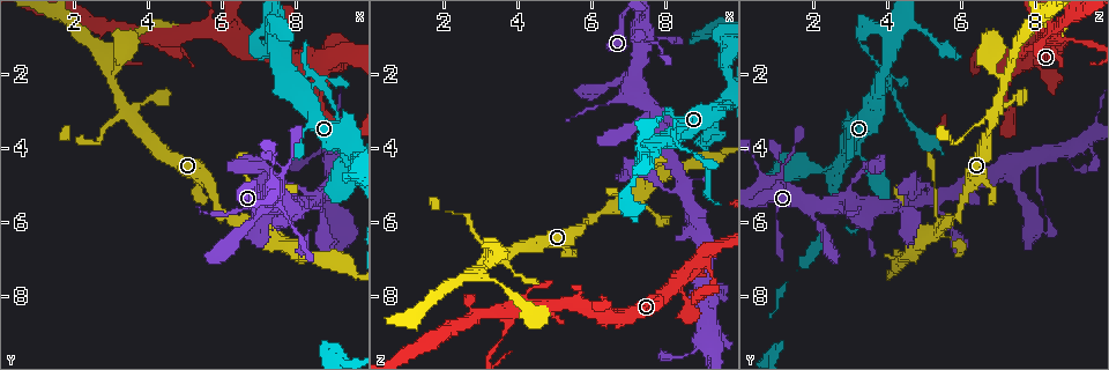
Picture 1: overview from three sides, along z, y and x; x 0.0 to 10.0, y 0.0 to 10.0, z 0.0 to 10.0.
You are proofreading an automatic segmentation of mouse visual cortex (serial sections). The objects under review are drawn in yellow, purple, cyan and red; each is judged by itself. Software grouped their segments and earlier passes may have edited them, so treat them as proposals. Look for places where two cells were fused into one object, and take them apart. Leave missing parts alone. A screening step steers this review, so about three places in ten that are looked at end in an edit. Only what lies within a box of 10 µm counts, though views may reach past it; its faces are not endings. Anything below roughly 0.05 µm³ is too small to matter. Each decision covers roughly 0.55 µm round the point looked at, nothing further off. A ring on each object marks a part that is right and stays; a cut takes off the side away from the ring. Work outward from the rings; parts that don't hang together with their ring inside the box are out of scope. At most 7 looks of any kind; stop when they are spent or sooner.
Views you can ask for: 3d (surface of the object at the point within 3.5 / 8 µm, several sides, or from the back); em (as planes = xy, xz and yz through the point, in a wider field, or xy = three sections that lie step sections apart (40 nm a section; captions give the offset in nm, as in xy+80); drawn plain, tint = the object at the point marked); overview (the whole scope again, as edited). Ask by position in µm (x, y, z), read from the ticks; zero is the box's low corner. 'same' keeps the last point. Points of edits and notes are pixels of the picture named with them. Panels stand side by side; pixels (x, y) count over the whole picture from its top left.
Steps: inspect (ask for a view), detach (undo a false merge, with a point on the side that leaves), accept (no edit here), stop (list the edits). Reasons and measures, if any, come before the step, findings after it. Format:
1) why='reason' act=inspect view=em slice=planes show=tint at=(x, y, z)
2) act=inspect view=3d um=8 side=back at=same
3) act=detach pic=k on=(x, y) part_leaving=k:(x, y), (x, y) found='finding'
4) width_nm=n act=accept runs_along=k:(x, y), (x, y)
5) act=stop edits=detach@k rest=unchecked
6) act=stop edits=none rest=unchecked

why='arms part here' act=inspect view=3d um=8 side=back at=(3.75, 0.95, 8.45)

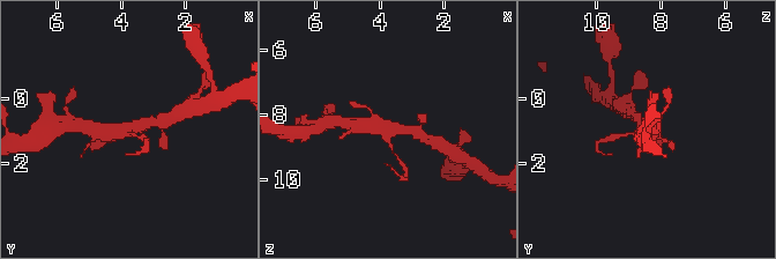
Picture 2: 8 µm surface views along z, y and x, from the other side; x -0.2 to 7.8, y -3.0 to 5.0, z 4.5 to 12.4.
why='zoom in' act=inspect view=3d um=3.5 at=same

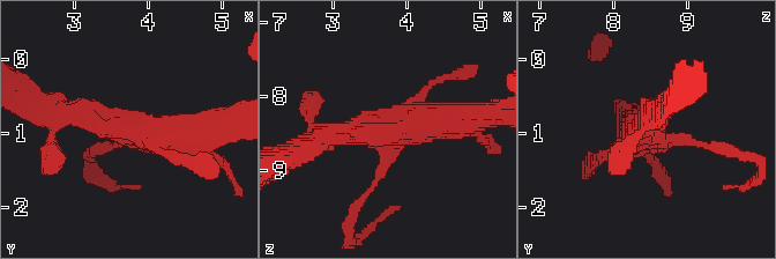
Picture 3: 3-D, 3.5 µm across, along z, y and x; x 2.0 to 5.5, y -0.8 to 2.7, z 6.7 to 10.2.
act=accept found='continuous, no second cell'

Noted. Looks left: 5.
act=inspect view=em slice=xy step=1 show=tint at=(3.45, 3.05, 6.95)

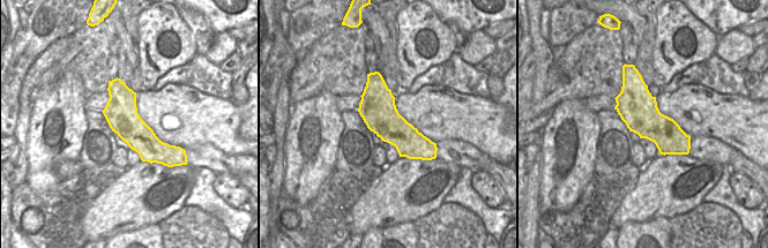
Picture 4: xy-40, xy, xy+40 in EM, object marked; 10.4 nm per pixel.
why='see where the arms go' act=inspect view=3d um=3.5 at=same

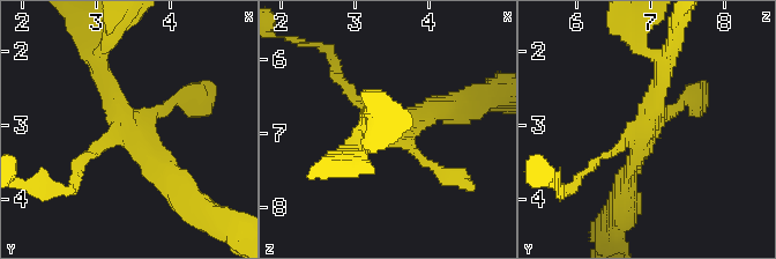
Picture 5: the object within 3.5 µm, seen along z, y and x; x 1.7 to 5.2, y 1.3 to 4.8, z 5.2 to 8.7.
act=accept runs_along=4:(370, 76), (378, 107), (431, 147) found='one cell here'

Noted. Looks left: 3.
why='abrupt turn' act=inspect view=3d um=3.5 at=(8.05, 2.60, 3.80)

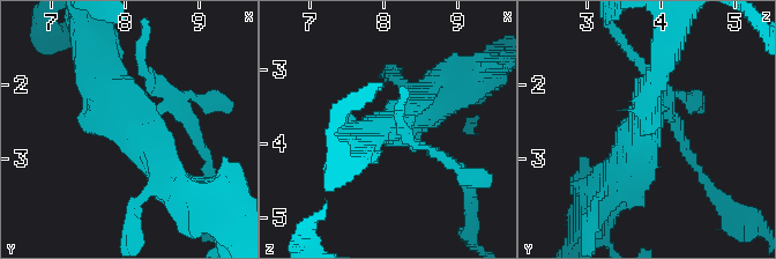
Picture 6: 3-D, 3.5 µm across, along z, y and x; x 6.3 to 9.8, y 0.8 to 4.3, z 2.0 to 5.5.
act=inspect view=em slice=xy step=3 show=tint at=(8.05, 2.55, 3.80)

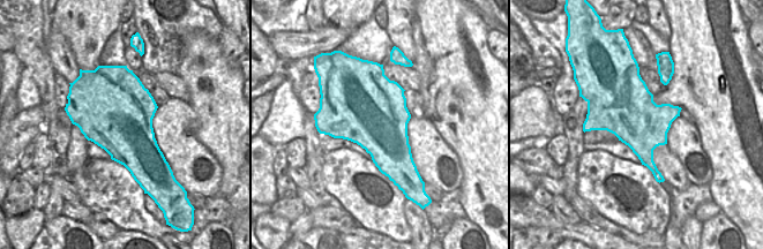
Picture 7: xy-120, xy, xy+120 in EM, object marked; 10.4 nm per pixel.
act=detach pic=6 on=(452, 162) part_leaving=6:(423, 146), (469, 175), (472, 193) found='two cells meet here'

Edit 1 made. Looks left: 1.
act=stop edits=detach@6 rest=unchecked

